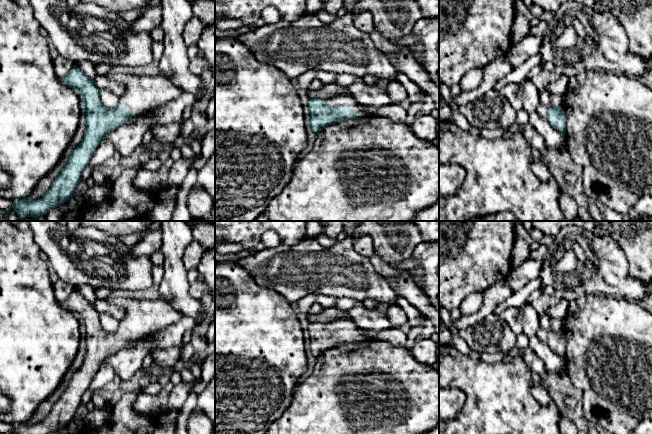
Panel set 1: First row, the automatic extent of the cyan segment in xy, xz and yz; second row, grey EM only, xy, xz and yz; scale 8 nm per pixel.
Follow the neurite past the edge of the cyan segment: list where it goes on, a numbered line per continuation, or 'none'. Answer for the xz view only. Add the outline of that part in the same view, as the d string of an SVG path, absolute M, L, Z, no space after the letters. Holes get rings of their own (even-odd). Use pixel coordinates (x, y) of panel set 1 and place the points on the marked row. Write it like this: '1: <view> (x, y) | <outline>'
1: xz (336, 101) | M335 96L328 100L329 105L333 107L338 107L345 105L351 109L355 109L357 116L353 118L354 120L361 120L365 117L371 116L366 111L364 111L358 103L351 96Z

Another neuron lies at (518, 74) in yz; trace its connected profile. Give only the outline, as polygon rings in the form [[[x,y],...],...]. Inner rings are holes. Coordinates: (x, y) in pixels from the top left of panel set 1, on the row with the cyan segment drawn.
[[[539,54],[529,57],[522,65],[512,69],[504,78],[499,80],[493,87],[493,90],[500,91],[504,86],[510,83],[519,83],[523,81],[528,72],[535,66],[542,64]]]

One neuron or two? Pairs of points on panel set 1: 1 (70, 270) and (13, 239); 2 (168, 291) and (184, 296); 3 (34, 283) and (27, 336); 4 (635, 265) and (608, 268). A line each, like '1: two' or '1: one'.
1: two
2: one
3: one
4: two

